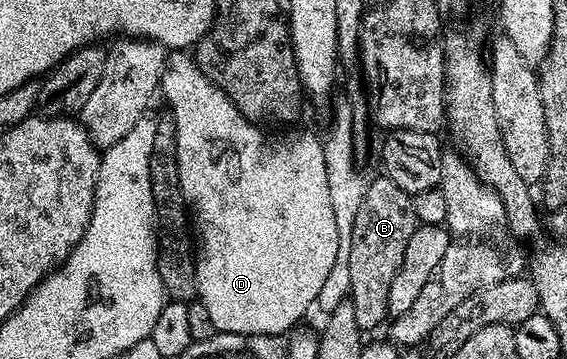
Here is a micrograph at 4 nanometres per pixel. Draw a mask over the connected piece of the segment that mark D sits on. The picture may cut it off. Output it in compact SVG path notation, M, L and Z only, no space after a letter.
M175 51L168 56L163 67L163 80L161 82L161 97L171 104L170 120L175 123L175 167L177 170L177 189L184 197L186 208L189 210L190 220L193 222L193 233L197 238L197 252L195 254L195 291L197 294L198 304L205 307L205 311L209 311L209 319L213 319L216 330L220 333L248 333L249 335L269 335L270 337L278 337L286 334L295 328L304 320L303 317L307 313L307 308L312 308L317 299L317 291L321 291L321 287L325 284L325 279L329 276L329 271L333 271L333 259L337 259L337 222L333 220L333 206L329 204L329 179L325 171L325 151L323 150L323 141L315 138L311 133L291 133L295 131L287 131L284 137L279 137L276 141L270 141L266 137L264 130L256 125L254 121L247 121L245 115L241 115L241 111L237 111L237 107L233 104L221 90L212 84L206 73L199 70L199 65L195 62L194 56L187 51Z

